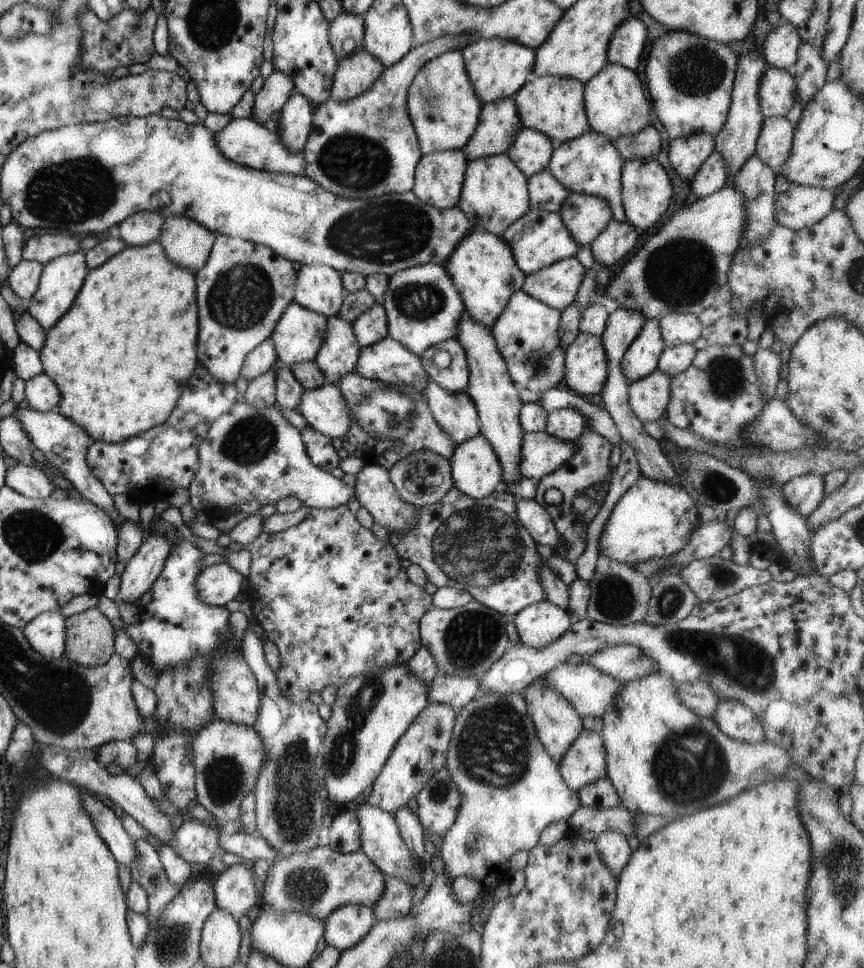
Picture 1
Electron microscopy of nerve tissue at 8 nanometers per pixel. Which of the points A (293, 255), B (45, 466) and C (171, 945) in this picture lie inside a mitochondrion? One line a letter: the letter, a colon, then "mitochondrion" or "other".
A: other
B: other
C: mitochondrion

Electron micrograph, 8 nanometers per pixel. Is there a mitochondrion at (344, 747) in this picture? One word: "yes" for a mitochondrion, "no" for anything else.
yes

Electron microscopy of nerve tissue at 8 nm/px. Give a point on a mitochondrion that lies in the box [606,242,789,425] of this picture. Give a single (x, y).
(725, 375)

